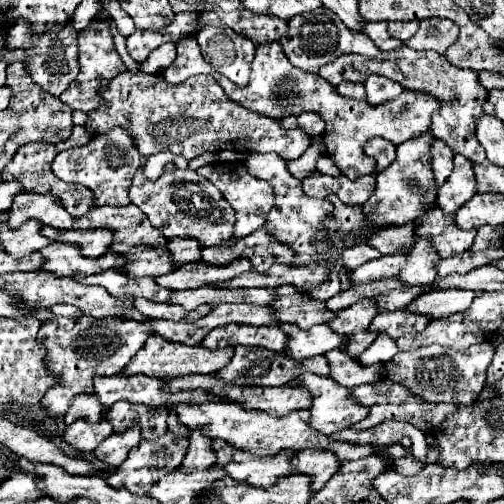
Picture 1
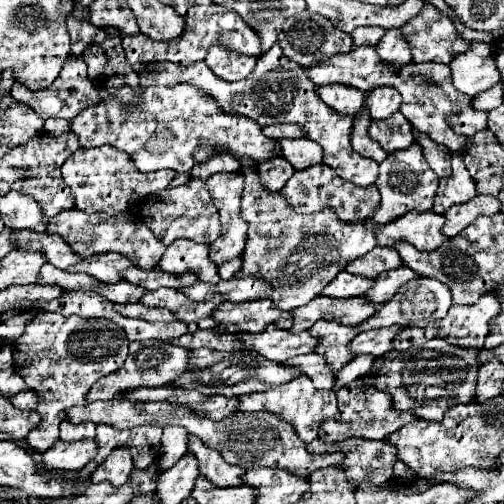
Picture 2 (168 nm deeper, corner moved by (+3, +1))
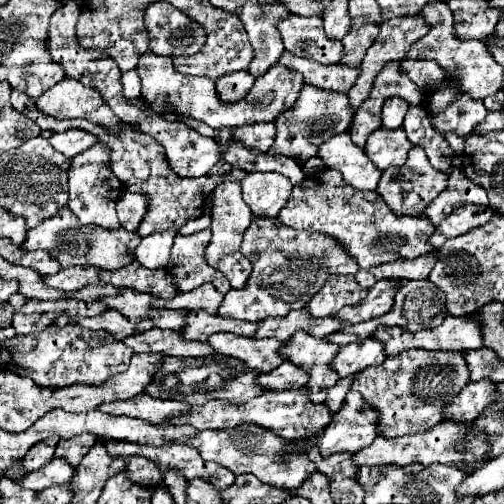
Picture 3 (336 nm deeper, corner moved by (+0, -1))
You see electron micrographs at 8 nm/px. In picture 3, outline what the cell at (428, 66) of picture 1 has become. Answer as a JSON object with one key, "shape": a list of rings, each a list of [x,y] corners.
{"shape":[[[290,51],[282,53],[280,65],[302,73],[304,83],[308,83],[308,85],[314,85],[314,87],[320,87],[326,91],[342,91],[342,93],[348,93],[348,87],[352,87],[352,83],[356,83],[356,75],[360,73],[358,67],[320,65],[314,59],[290,55]]]}

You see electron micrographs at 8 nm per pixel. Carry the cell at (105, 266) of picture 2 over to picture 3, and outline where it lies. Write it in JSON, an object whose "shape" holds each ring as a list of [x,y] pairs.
{"shape":[[[68,267],[68,269],[58,271],[52,277],[44,277],[44,281],[46,281],[48,287],[54,287],[54,289],[60,289],[60,291],[70,293],[70,291],[80,291],[86,285],[98,283],[100,281],[98,275],[100,275],[100,271],[96,271],[96,269]]]}

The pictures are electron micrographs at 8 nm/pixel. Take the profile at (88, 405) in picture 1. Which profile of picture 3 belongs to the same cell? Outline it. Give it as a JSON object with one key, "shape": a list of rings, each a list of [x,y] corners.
{"shape":[[[76,435],[72,439],[62,439],[56,447],[56,455],[58,459],[66,459],[72,469],[76,469],[82,461],[82,457],[88,453],[88,449],[96,443],[94,435]]]}

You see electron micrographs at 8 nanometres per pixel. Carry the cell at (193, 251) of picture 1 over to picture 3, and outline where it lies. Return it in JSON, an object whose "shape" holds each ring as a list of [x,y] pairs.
{"shape":[[[210,229],[198,231],[194,235],[176,235],[170,261],[166,271],[172,275],[172,281],[178,291],[188,293],[204,283],[212,283],[222,295],[230,291],[228,279],[220,275],[220,271],[212,271],[208,263],[204,263],[204,247],[210,241]]]}

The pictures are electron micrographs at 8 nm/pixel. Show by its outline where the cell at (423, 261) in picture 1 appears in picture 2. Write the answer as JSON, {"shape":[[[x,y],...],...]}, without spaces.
{"shape":[[[401,265],[397,269],[389,269],[375,279],[373,289],[369,289],[369,293],[365,293],[365,297],[373,303],[385,303],[397,293],[397,289],[401,289],[401,285],[405,285],[407,281],[417,279],[417,277],[419,277],[419,273],[415,273],[407,265]]]}

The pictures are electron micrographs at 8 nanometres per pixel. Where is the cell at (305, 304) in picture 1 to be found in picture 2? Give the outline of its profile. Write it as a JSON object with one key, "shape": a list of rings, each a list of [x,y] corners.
{"shape":[[[253,299],[253,301],[241,301],[241,303],[223,303],[213,311],[213,317],[217,317],[217,329],[229,329],[229,331],[237,331],[237,333],[261,333],[265,331],[265,327],[269,323],[279,323],[283,329],[291,327],[291,313],[289,311],[281,311],[273,305],[271,299]]]}

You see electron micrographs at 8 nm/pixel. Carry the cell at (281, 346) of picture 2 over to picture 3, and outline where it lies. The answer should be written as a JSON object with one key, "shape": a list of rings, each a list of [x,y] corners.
{"shape":[[[214,333],[208,337],[208,345],[220,355],[240,359],[246,371],[268,373],[282,363],[278,353],[282,343],[276,339],[252,339],[232,333]]]}

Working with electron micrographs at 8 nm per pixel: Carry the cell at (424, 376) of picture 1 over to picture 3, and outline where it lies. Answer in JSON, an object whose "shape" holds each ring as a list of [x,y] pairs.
{"shape":[[[408,349],[396,357],[388,357],[382,365],[360,371],[350,389],[358,391],[364,401],[378,411],[378,435],[400,437],[406,433],[424,433],[440,423],[444,403],[448,403],[452,395],[458,395],[466,383],[470,383],[470,379],[464,353]]]}

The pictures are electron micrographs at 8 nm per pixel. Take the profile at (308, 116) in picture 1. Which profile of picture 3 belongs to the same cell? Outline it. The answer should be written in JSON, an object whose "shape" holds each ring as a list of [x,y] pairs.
{"shape":[[[248,123],[234,129],[234,141],[242,143],[246,149],[256,149],[266,153],[274,143],[276,127],[272,123]]]}

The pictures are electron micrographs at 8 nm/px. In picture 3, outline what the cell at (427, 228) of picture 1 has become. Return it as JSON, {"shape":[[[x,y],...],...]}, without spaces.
{"shape":[[[322,169],[318,173],[312,173],[300,187],[294,187],[290,203],[282,207],[278,221],[292,229],[330,235],[350,257],[356,259],[360,269],[392,263],[396,261],[396,257],[414,259],[434,249],[432,245],[428,245],[428,237],[434,231],[428,219],[420,215],[396,217],[376,191],[354,189],[342,179],[340,171],[336,169]]]}

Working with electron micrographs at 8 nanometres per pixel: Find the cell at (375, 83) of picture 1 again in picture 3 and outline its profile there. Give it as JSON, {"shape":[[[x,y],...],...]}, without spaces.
{"shape":[[[390,97],[384,103],[384,111],[382,111],[382,125],[388,129],[398,129],[404,123],[404,115],[408,111],[408,103],[400,97]]]}

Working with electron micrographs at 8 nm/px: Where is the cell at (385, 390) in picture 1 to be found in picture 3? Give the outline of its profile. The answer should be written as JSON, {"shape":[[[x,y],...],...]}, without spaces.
{"shape":[[[354,391],[348,393],[344,405],[332,423],[318,433],[316,445],[324,457],[334,453],[356,453],[376,437],[376,411],[368,407]]]}

